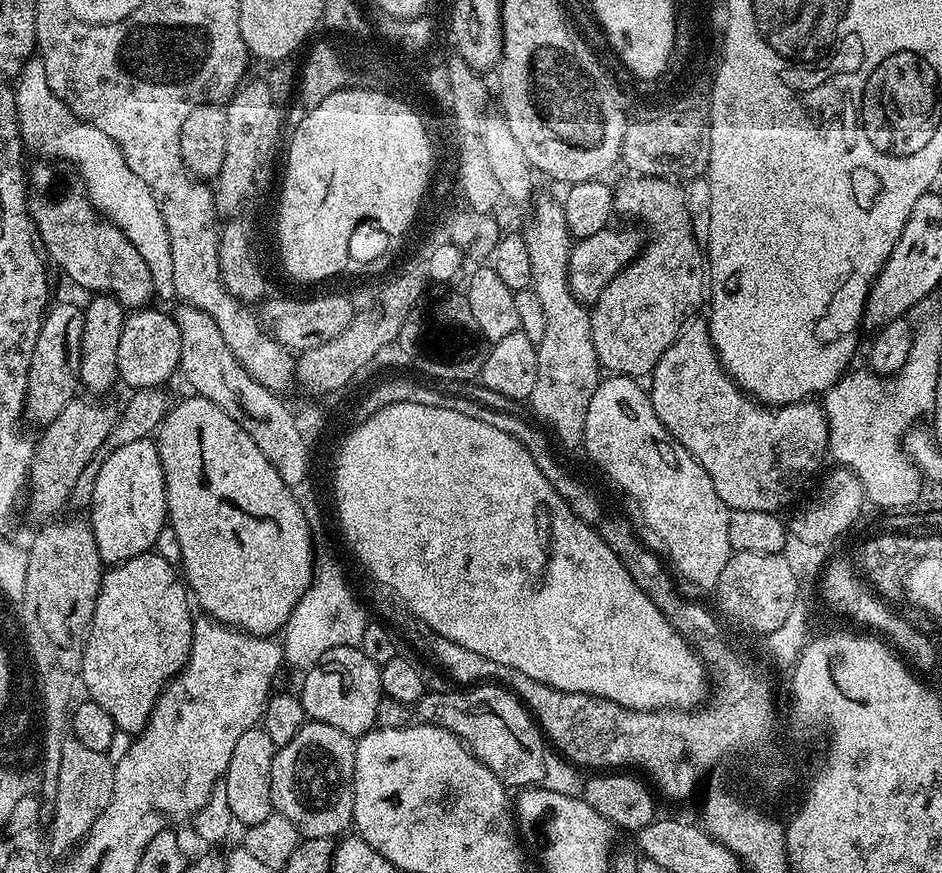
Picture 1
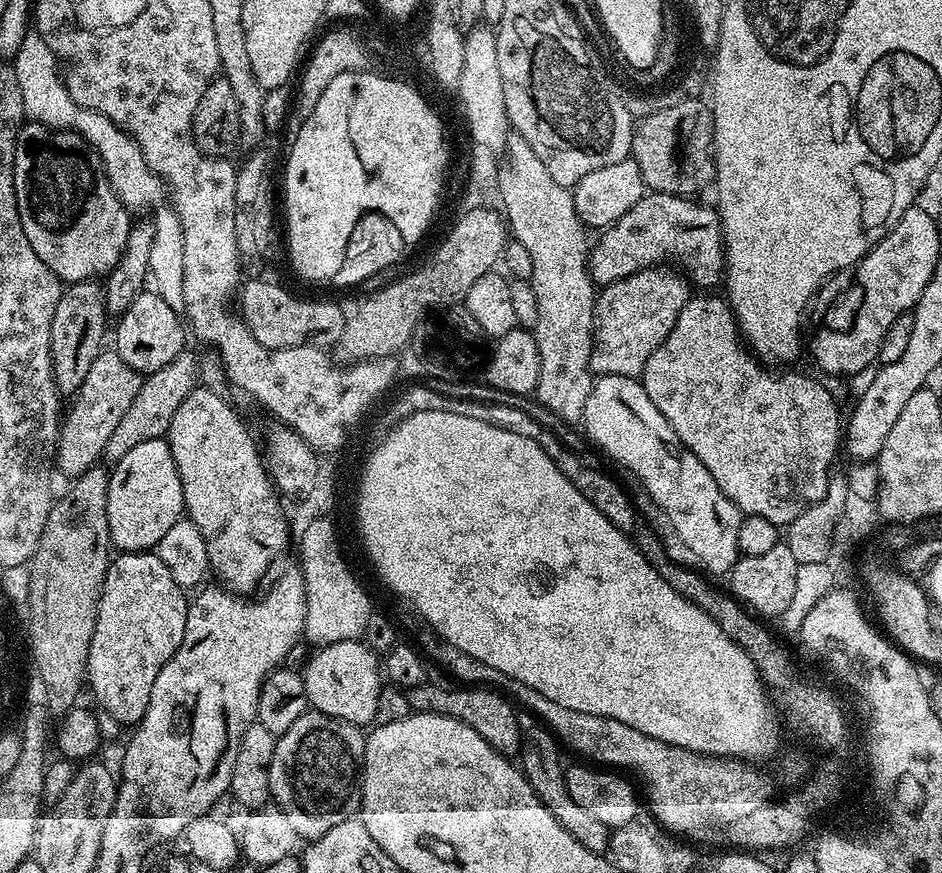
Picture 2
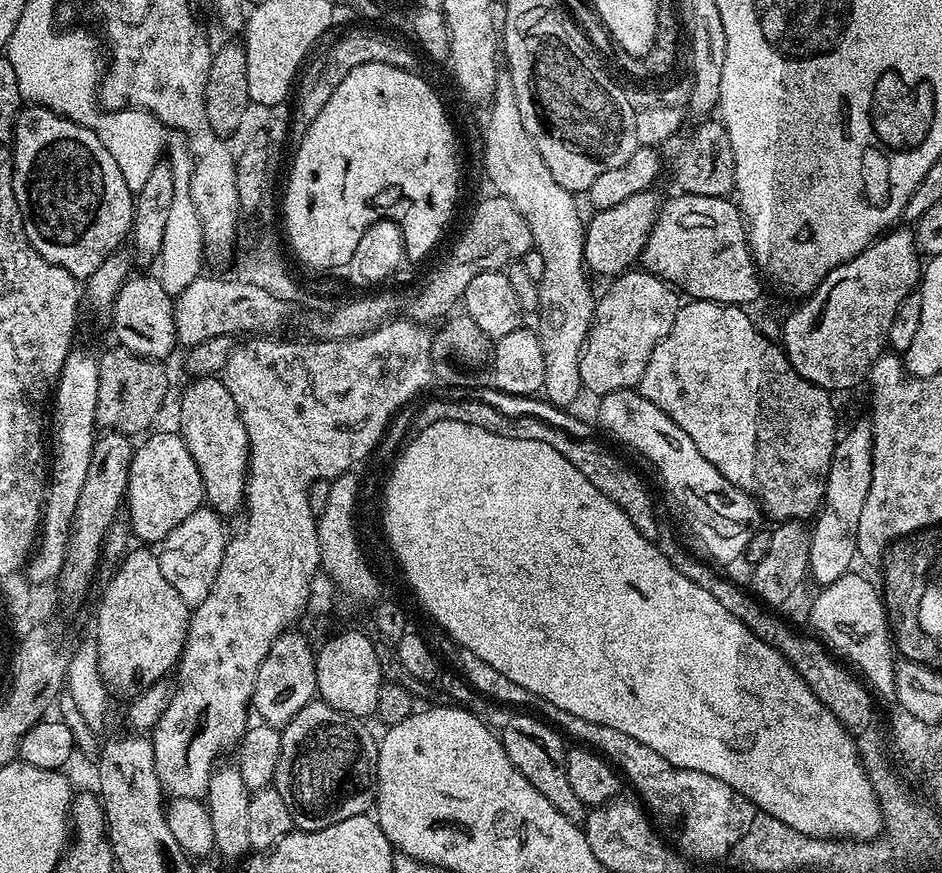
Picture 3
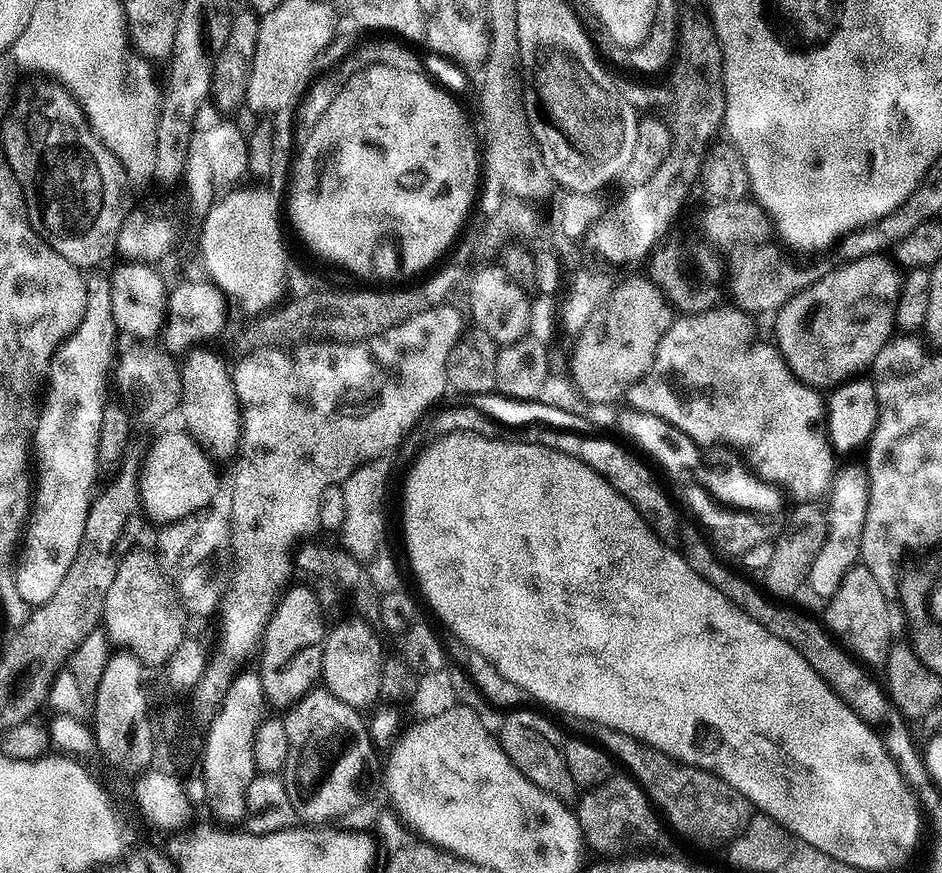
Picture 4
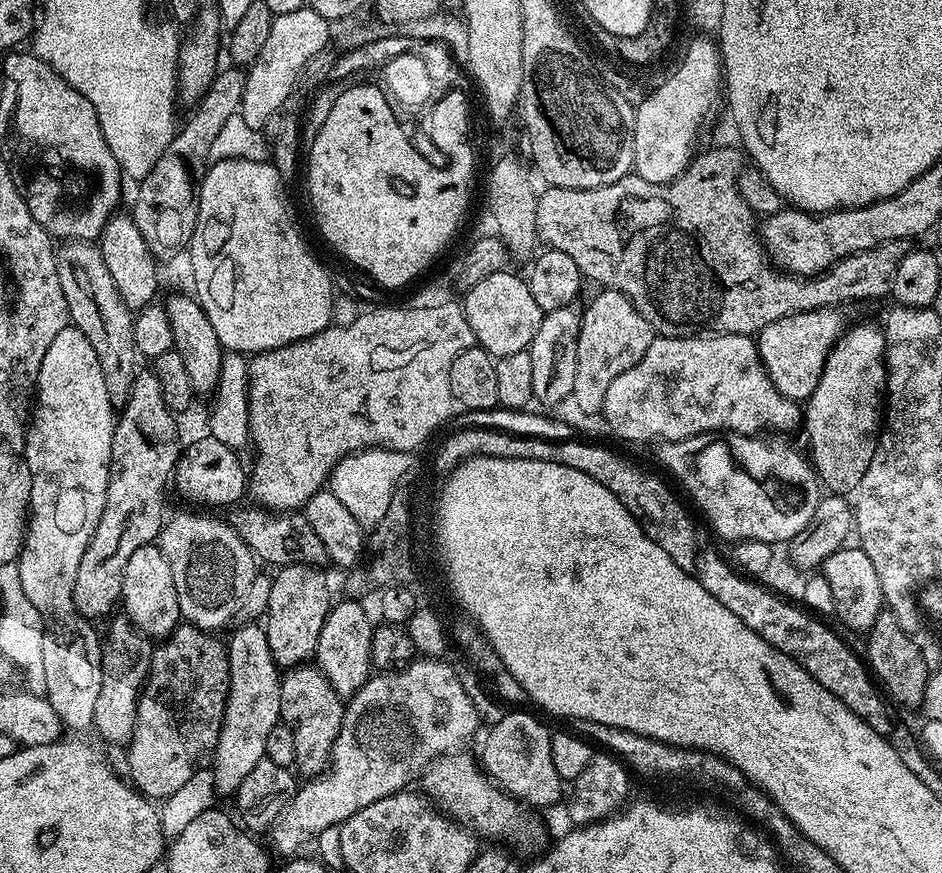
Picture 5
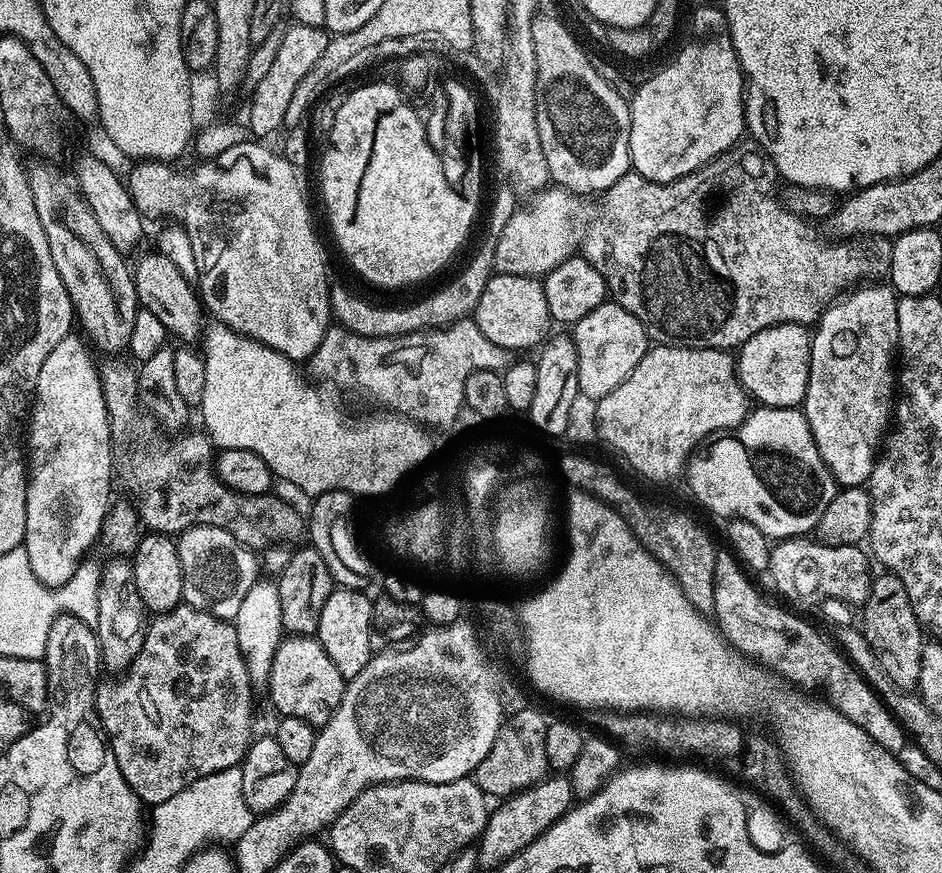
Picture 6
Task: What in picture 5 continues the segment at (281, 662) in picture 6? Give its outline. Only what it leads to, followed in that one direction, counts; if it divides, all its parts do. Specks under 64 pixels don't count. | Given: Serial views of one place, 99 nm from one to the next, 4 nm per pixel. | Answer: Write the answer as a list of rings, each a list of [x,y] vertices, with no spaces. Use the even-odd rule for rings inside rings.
[[[301,666],[287,669],[283,673],[280,682],[280,718],[283,723],[288,724],[294,730],[294,754],[296,755],[295,767],[300,768],[299,775],[311,778],[320,775],[328,766],[332,758],[332,747],[340,733],[340,727],[344,721],[345,701],[330,686],[324,673],[316,666]]]

